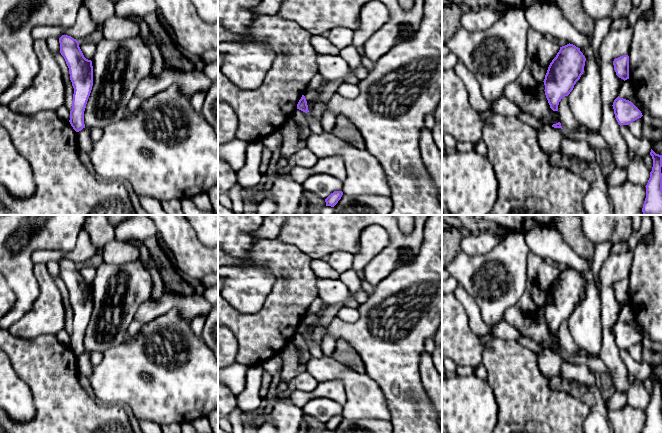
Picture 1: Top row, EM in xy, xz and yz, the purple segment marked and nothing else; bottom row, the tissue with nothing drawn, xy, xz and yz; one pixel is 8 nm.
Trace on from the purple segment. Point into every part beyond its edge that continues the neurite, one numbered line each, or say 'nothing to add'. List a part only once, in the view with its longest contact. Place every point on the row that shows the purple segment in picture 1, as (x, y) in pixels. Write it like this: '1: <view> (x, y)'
nothing to add

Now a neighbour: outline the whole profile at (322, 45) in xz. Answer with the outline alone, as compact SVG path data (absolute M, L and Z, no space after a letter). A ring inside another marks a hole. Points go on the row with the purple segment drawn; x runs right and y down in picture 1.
M312 35L311 44L317 54L322 55L339 55L340 50L333 45L327 37L323 35Z

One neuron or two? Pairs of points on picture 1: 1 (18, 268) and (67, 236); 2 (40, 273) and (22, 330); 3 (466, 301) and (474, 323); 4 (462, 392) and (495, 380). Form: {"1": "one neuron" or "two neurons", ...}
{"1": "one neuron", "2": "one neuron", "3": "one neuron", "4": "two neurons"}

